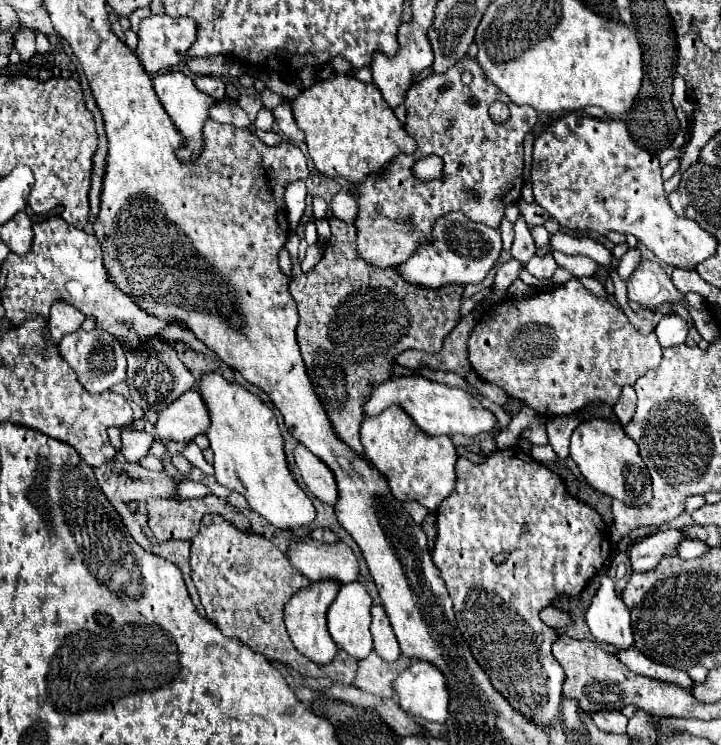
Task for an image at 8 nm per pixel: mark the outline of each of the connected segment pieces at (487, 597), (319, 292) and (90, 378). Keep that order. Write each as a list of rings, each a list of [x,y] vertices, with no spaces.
[[[518,447],[500,449],[478,465],[470,459],[458,459],[456,475],[456,489],[436,511],[438,535],[432,559],[442,571],[442,579],[454,601],[458,629],[480,667],[492,677],[492,685],[526,717],[548,727],[558,717],[564,671],[550,651],[558,633],[542,623],[538,613],[550,607],[560,595],[578,597],[586,583],[604,567],[610,557],[608,527],[592,507],[566,493],[564,481],[556,473]]]
[[[330,215],[328,223],[332,227],[332,235],[326,243],[324,257],[312,267],[312,271],[302,273],[290,281],[292,297],[298,305],[300,323],[296,327],[300,351],[308,369],[308,377],[328,411],[328,417],[340,433],[342,441],[348,441],[356,453],[362,451],[360,443],[360,423],[364,415],[360,413],[360,405],[364,405],[364,397],[368,397],[368,389],[378,385],[388,375],[392,375],[392,363],[396,353],[404,349],[418,349],[424,353],[438,353],[442,349],[442,341],[450,329],[458,323],[458,309],[462,303],[464,285],[444,285],[440,289],[418,289],[416,285],[408,285],[398,277],[398,273],[388,269],[372,269],[364,259],[356,253],[356,227],[340,221]]]
[[[78,329],[74,333],[68,333],[58,343],[58,351],[64,357],[64,361],[76,371],[78,381],[84,385],[84,389],[88,393],[104,393],[112,385],[118,385],[118,383],[126,381],[126,355],[124,355],[124,349],[120,349],[120,343],[114,337],[108,337],[108,333],[104,333],[104,331]]]

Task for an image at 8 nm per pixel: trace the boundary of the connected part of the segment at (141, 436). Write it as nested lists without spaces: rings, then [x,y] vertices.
[[[130,427],[122,429],[122,453],[130,463],[136,463],[144,455],[148,455],[148,449],[152,445],[154,437],[148,435],[146,431],[136,431]]]

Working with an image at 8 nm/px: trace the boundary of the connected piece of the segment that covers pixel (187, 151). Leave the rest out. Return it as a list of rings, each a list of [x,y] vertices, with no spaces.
[[[168,71],[168,73],[162,73],[162,75],[156,75],[152,79],[154,83],[154,91],[158,93],[166,113],[170,113],[174,125],[182,131],[184,135],[184,147],[176,151],[176,157],[180,157],[180,161],[188,161],[188,159],[196,159],[200,155],[200,149],[202,149],[202,127],[204,127],[204,121],[208,117],[208,107],[216,105],[216,101],[212,97],[208,97],[206,93],[198,91],[194,81],[180,73],[180,71]]]

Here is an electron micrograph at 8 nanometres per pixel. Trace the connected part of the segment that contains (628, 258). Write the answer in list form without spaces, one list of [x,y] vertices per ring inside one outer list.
[[[637,247],[633,249],[630,248],[619,260],[617,273],[620,278],[626,281],[632,274],[632,271],[634,271],[634,269],[638,266],[640,261],[640,250]]]

